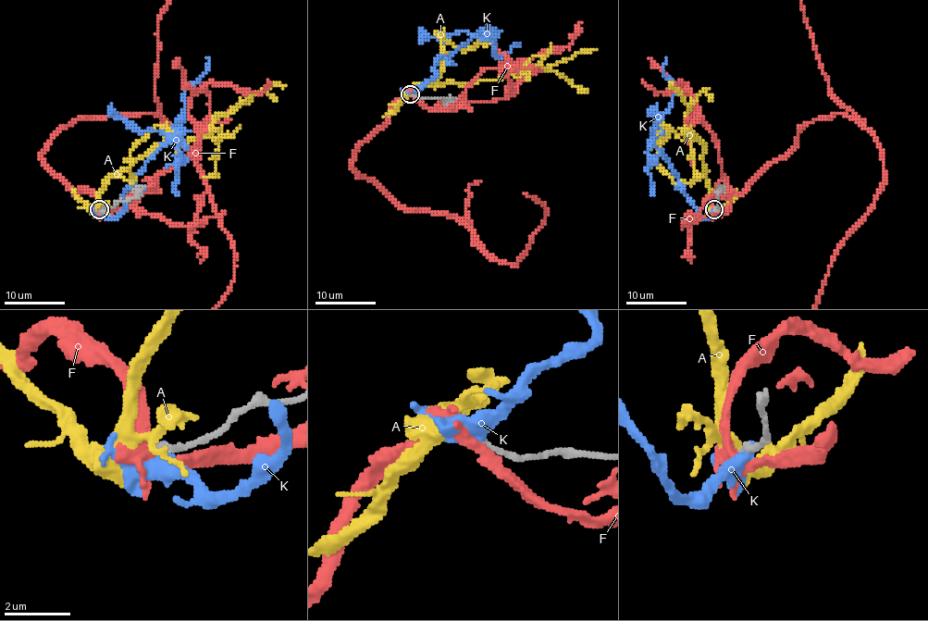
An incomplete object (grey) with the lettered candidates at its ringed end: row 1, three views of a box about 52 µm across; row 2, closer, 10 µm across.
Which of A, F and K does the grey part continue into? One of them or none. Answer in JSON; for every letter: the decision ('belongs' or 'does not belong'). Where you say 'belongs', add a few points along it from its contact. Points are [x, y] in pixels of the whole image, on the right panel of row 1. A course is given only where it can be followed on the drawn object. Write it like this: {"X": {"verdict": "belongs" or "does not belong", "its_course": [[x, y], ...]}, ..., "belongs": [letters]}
{"A": {"verdict": "belongs", "its_course": [[714, 209], [705, 171], [703, 145], [686, 129], [688, 105], [670, 84]]}, "F": {"verdict": "does not belong"}, "K": {"verdict": "does not belong"}, "belongs": ["A"]}

